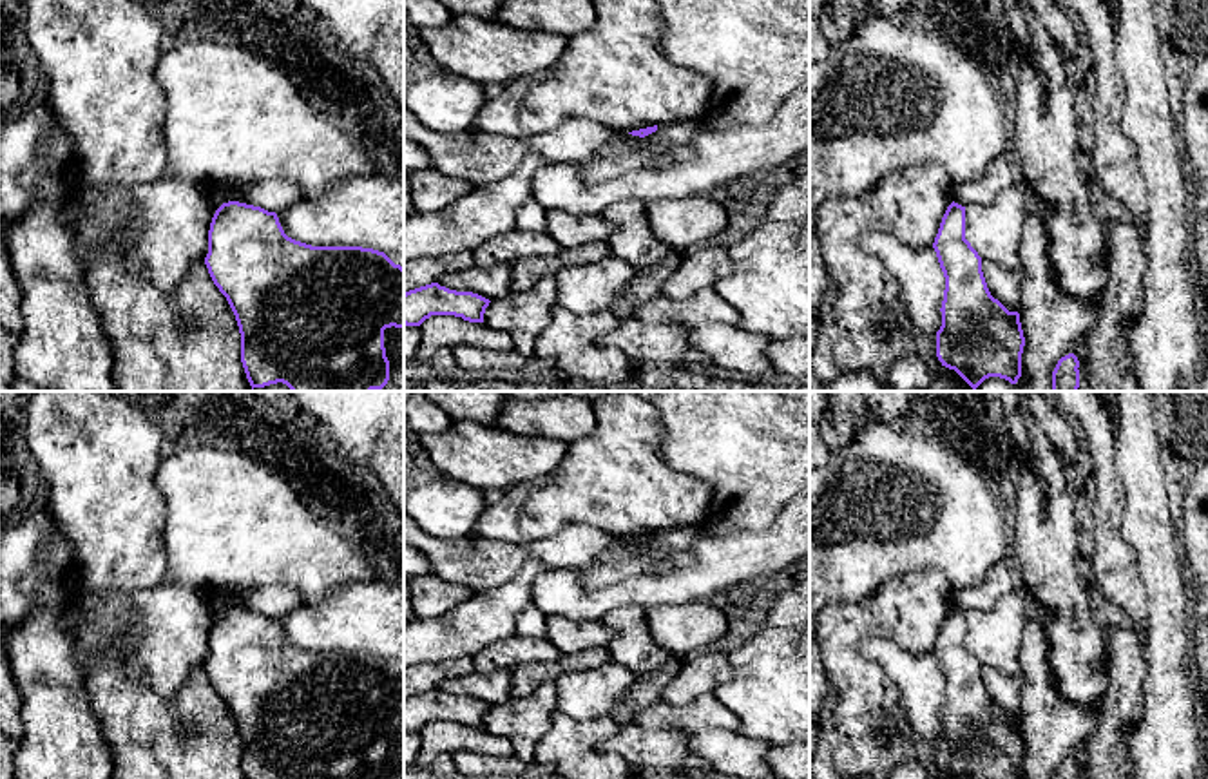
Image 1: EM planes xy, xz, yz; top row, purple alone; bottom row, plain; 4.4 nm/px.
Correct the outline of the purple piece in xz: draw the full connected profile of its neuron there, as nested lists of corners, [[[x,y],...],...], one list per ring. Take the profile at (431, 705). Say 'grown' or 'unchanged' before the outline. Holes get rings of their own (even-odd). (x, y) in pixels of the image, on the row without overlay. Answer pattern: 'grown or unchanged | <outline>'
unchanged | [[[431,688],[404,699],[404,730],[420,732],[431,721],[455,721],[469,728],[484,728],[489,708],[478,699]]]

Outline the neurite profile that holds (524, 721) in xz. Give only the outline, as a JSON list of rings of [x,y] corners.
[[[545,681],[523,699],[491,707],[484,730],[505,737],[516,759],[532,763],[536,743],[547,734],[556,716],[556,696],[556,683]]]

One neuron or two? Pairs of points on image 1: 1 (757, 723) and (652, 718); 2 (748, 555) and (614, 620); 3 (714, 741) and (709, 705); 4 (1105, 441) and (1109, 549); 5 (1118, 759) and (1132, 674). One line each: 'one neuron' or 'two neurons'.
1: two neurons
2: two neurons
3: two neurons
4: one neuron
5: one neuron

